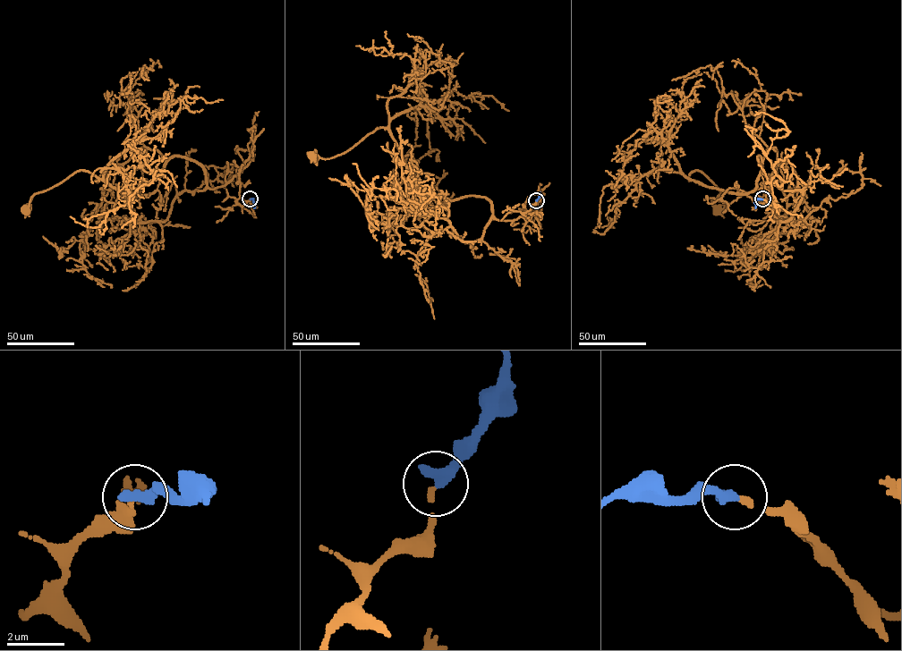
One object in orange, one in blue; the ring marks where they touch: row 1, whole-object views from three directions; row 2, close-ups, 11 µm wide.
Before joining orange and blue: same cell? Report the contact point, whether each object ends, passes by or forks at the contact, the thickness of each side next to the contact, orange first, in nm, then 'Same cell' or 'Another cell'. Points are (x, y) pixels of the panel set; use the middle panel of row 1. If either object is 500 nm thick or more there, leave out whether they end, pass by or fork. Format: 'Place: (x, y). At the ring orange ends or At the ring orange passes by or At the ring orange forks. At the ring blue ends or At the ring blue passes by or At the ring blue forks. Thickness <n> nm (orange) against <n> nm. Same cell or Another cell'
Place: (536, 200). At the ring orange ends. At the ring blue ends. Thickness 170 nm (orange) against 440 nm. Same cell

